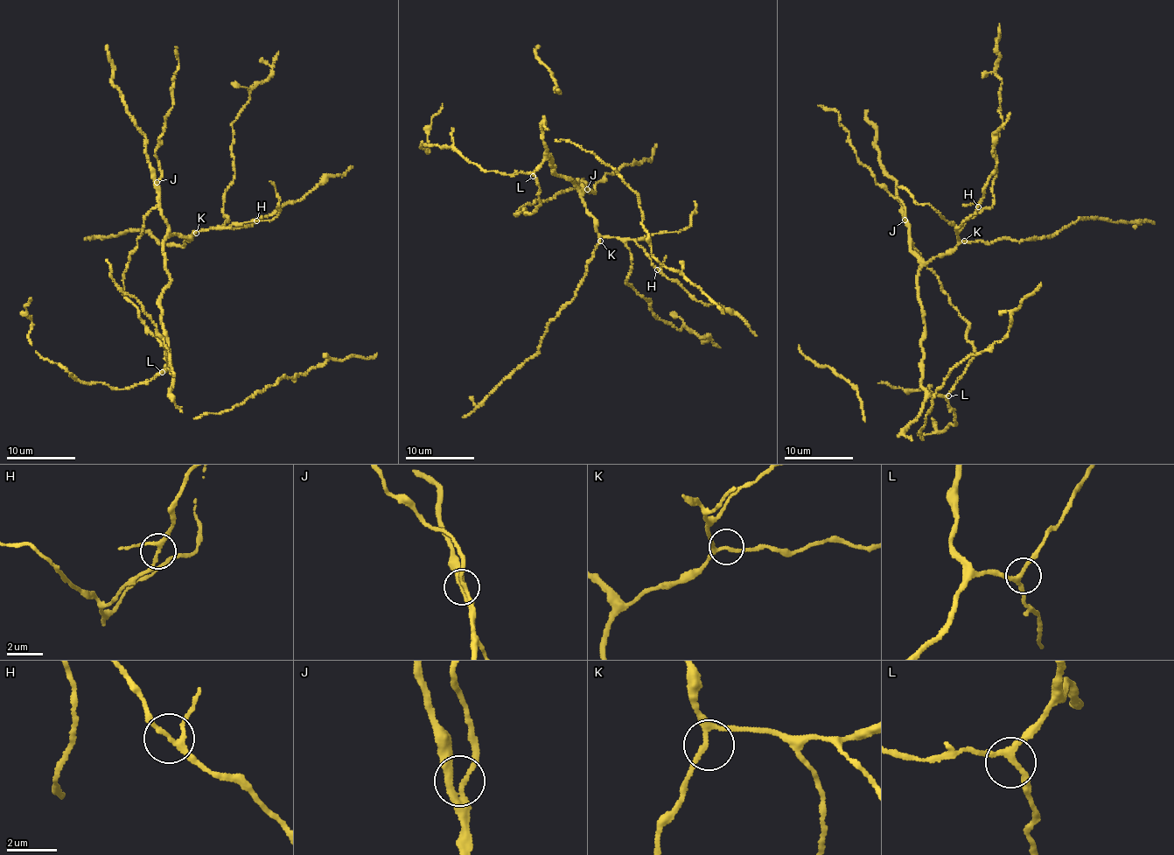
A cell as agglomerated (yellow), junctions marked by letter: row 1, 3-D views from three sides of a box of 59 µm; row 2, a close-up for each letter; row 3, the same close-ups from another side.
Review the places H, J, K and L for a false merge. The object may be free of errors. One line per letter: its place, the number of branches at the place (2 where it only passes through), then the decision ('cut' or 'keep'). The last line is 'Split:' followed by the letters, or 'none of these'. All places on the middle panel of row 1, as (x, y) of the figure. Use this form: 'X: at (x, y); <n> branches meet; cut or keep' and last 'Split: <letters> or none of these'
H: at (657, 269); 3 branches meet; keep
J: at (587, 189); 3 branches meet; keep
K: at (600, 241); 3 branches meet; keep
L: at (533, 176); 3 branches meet; keep
Split: none of these

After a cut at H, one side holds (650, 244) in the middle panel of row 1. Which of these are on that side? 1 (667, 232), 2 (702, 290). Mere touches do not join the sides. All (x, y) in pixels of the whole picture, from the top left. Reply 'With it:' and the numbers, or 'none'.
With it: 1, 2

